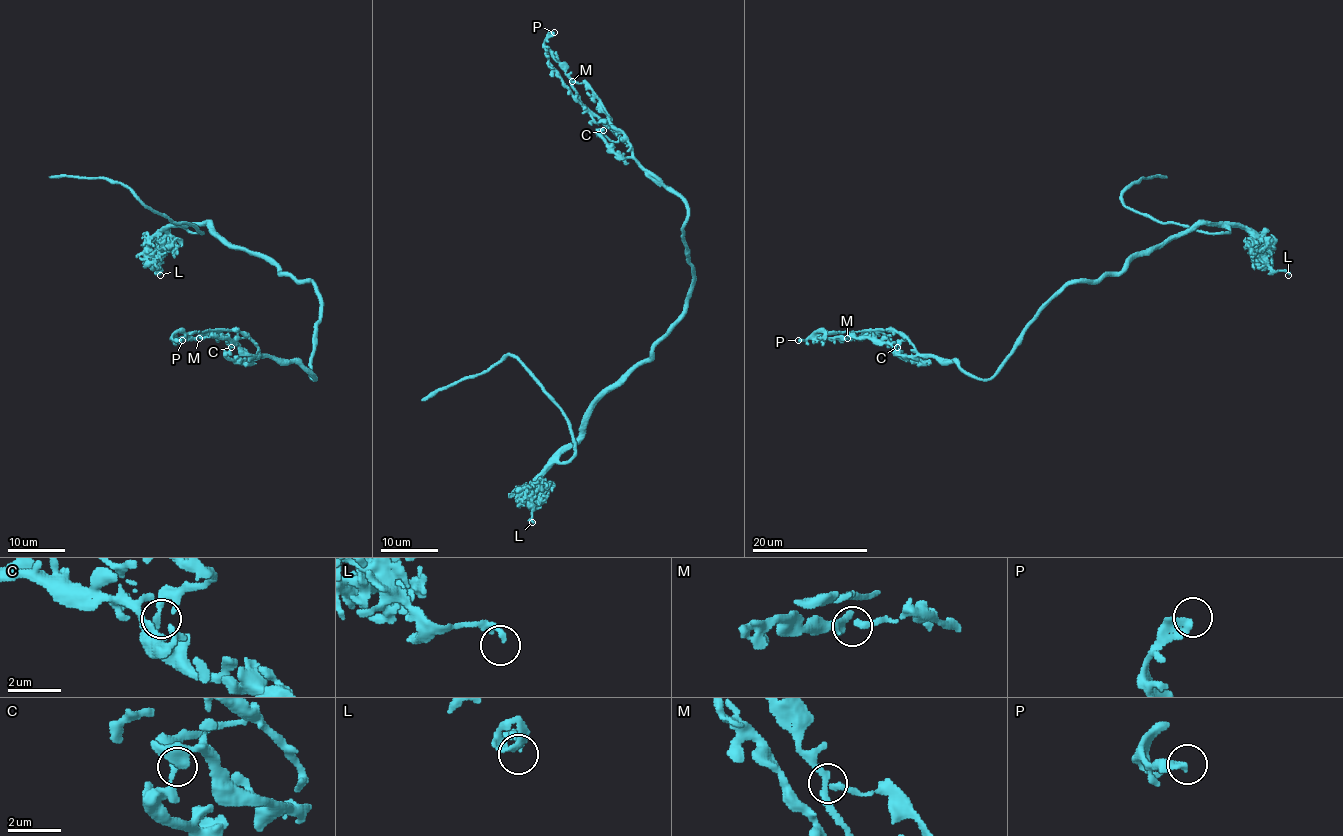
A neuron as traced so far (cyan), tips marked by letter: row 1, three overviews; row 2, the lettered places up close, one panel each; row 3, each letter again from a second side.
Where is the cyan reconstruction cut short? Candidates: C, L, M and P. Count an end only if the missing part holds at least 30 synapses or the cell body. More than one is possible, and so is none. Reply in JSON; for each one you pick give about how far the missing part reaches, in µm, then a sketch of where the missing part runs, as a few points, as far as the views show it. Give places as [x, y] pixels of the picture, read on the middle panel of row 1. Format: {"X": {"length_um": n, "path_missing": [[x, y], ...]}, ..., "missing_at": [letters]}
{"missing_at": []}

